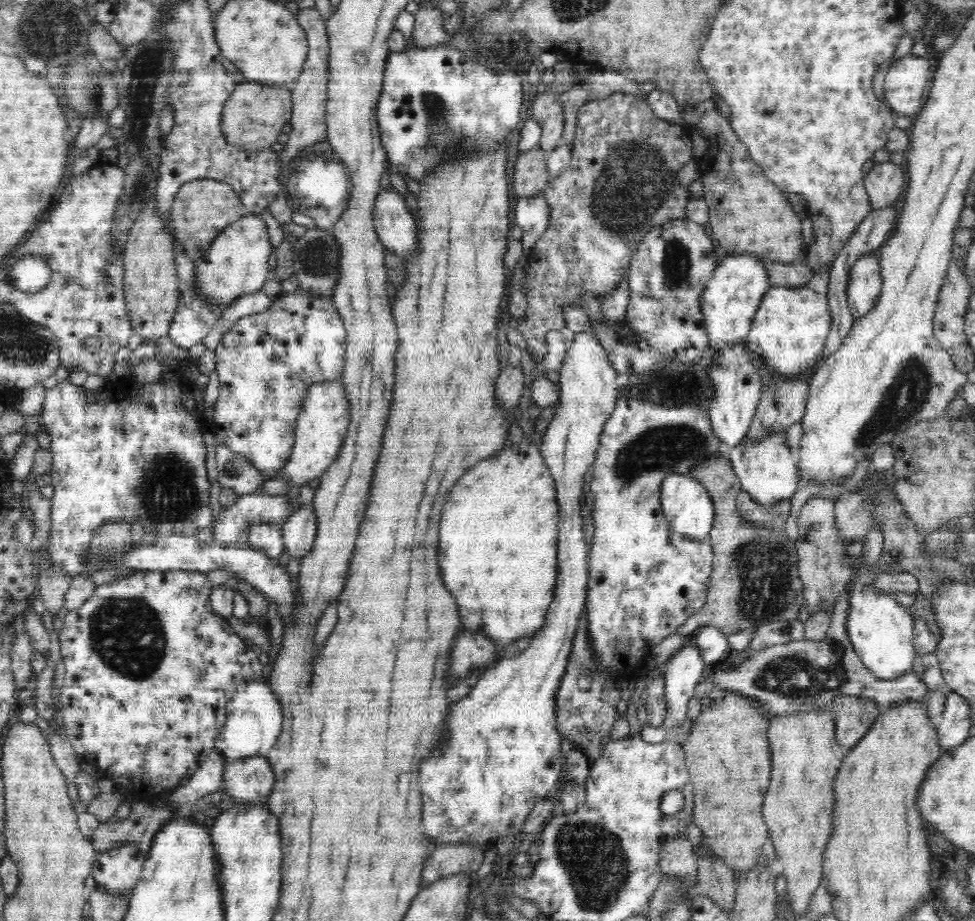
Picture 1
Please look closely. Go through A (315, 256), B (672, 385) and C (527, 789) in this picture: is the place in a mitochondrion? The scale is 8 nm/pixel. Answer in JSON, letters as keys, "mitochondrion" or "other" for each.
{"A":"mitochondrion","B":"mitochondrion","C":"other"}

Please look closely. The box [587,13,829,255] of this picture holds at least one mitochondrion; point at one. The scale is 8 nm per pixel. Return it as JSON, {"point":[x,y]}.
{"point":[636,182]}

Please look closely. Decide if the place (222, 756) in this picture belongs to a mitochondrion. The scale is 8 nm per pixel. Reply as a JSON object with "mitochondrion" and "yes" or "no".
{"mitochondrion":"no"}

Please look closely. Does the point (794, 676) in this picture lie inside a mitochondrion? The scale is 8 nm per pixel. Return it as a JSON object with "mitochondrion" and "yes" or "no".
{"mitochondrion":"yes"}

